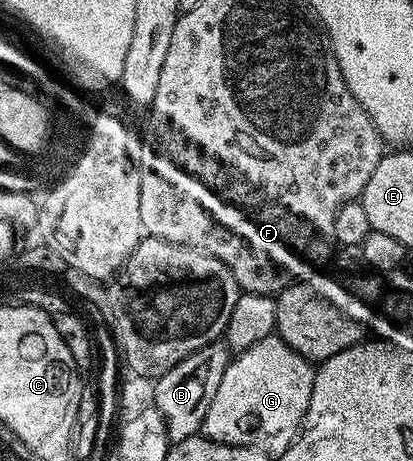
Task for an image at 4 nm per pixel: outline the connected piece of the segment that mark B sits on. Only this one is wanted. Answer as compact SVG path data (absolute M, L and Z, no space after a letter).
M216 341L197 349L197 353L189 353L189 357L185 357L185 361L173 365L173 369L169 369L169 373L154 380L153 405L165 417L167 438L171 440L172 444L185 441L202 432L205 413L209 413L209 405L213 405L213 396L217 394L217 385L221 385L221 377L225 373L228 362L227 343Z

